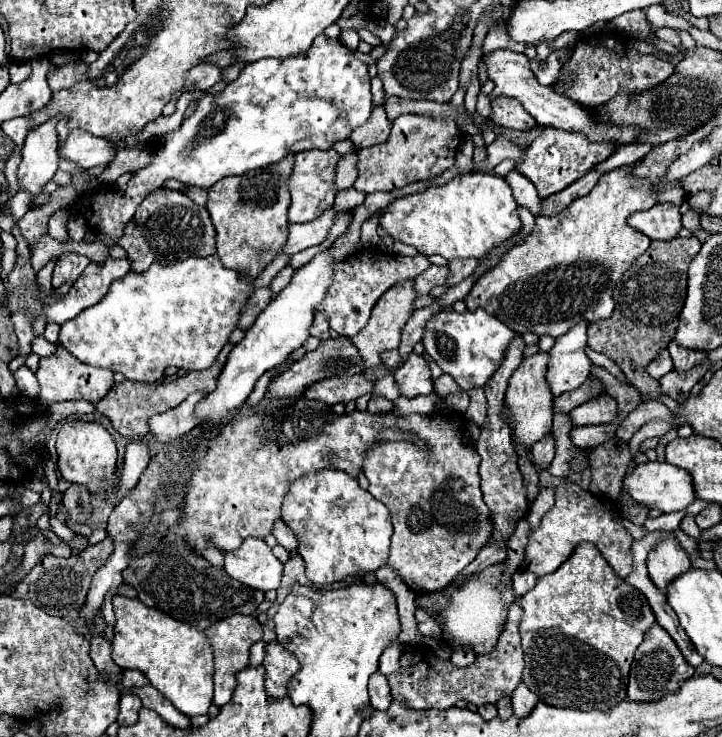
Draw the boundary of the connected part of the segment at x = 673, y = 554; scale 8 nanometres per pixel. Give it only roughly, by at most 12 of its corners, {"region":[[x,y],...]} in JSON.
{"region":[[674,539],[652,547],[648,575],[666,595],[678,575],[692,569]]}

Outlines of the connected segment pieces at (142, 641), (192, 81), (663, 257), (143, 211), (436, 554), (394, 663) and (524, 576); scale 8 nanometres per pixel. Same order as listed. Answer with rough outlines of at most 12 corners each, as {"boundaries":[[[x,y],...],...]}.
{"boundaries":[[[114,597],[112,659],[186,717],[208,715],[206,635]],[[196,65],[186,73],[186,91],[208,91],[222,69]],[[698,237],[652,241],[614,289],[588,347],[658,399]],[[152,191],[118,245],[132,271],[216,253],[206,207]],[[458,411],[382,415],[366,451],[388,563],[444,589],[492,535]],[[394,641],[380,657],[380,673],[398,671],[402,643]],[[518,571],[512,577],[516,597],[526,595],[538,577],[528,571]]]}

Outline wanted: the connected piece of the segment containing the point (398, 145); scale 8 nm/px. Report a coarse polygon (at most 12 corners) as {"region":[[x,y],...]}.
{"region":[[402,115],[358,151],[354,189],[388,193],[454,165],[452,119]]}

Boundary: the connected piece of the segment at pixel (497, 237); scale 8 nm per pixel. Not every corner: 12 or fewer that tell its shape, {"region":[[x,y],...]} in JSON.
{"region":[[456,175],[388,205],[422,255],[482,259],[522,223],[504,177]]}

